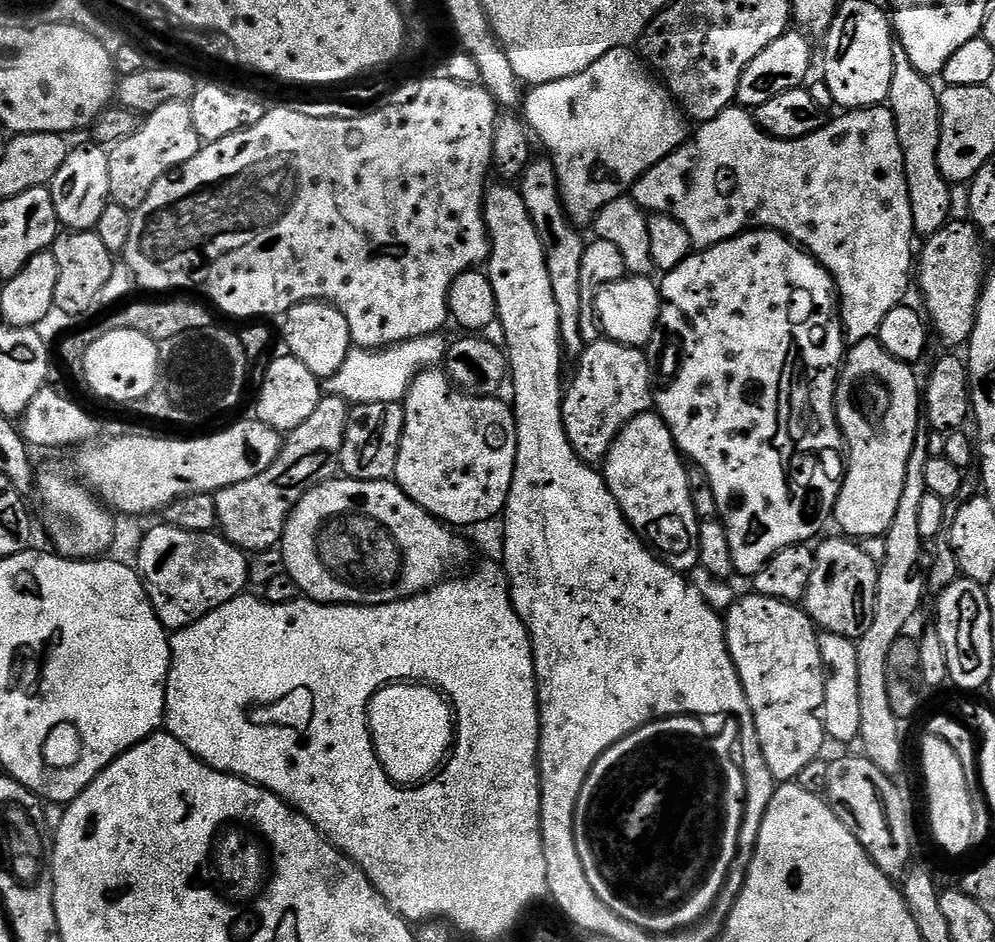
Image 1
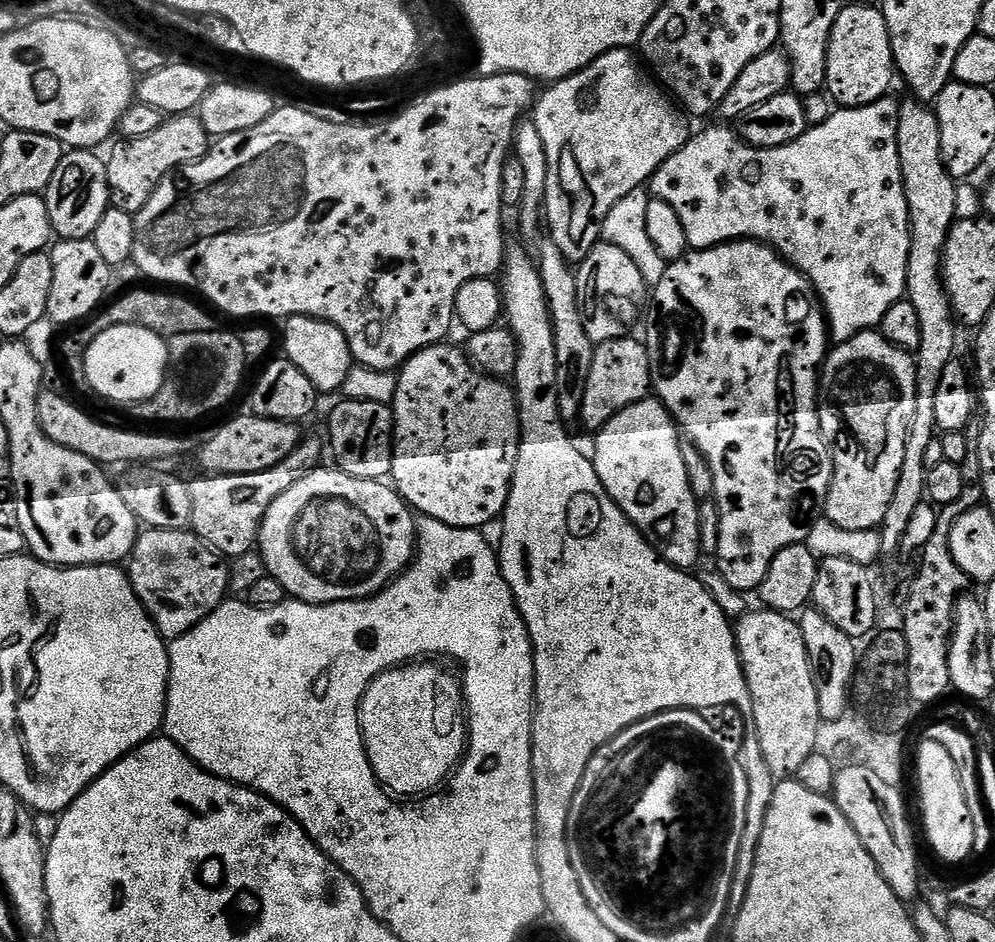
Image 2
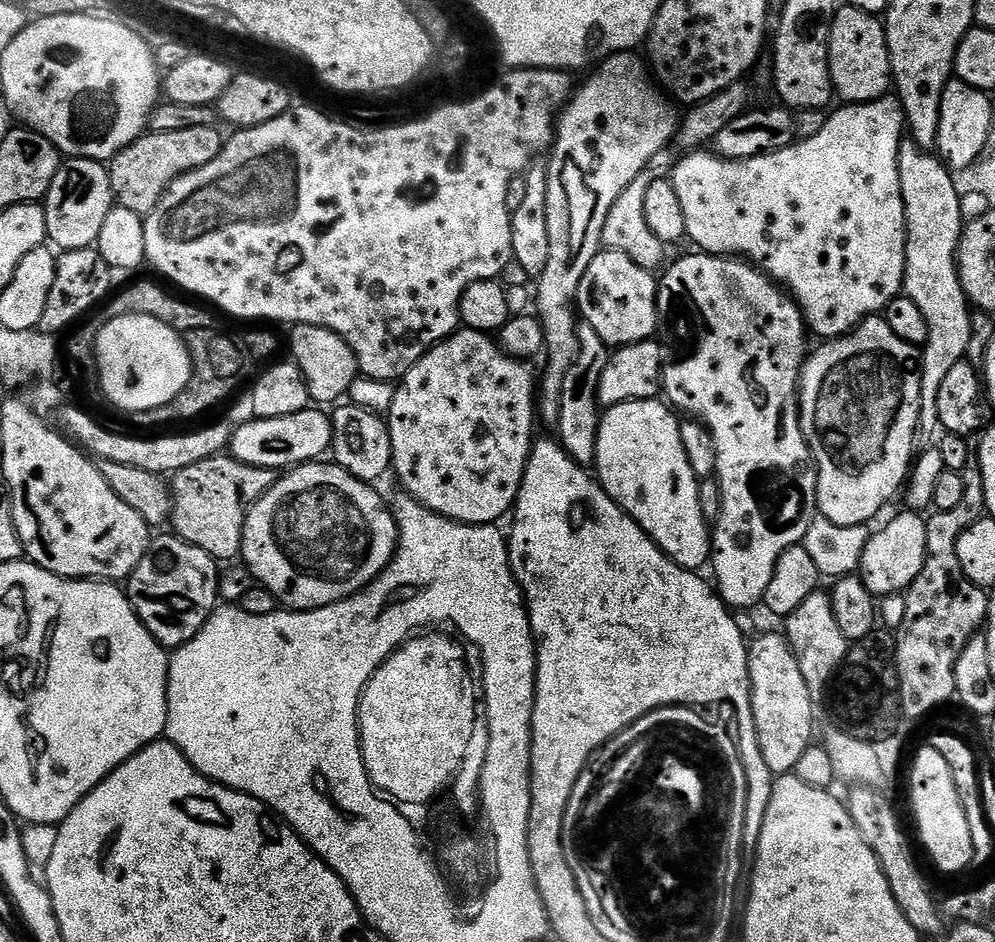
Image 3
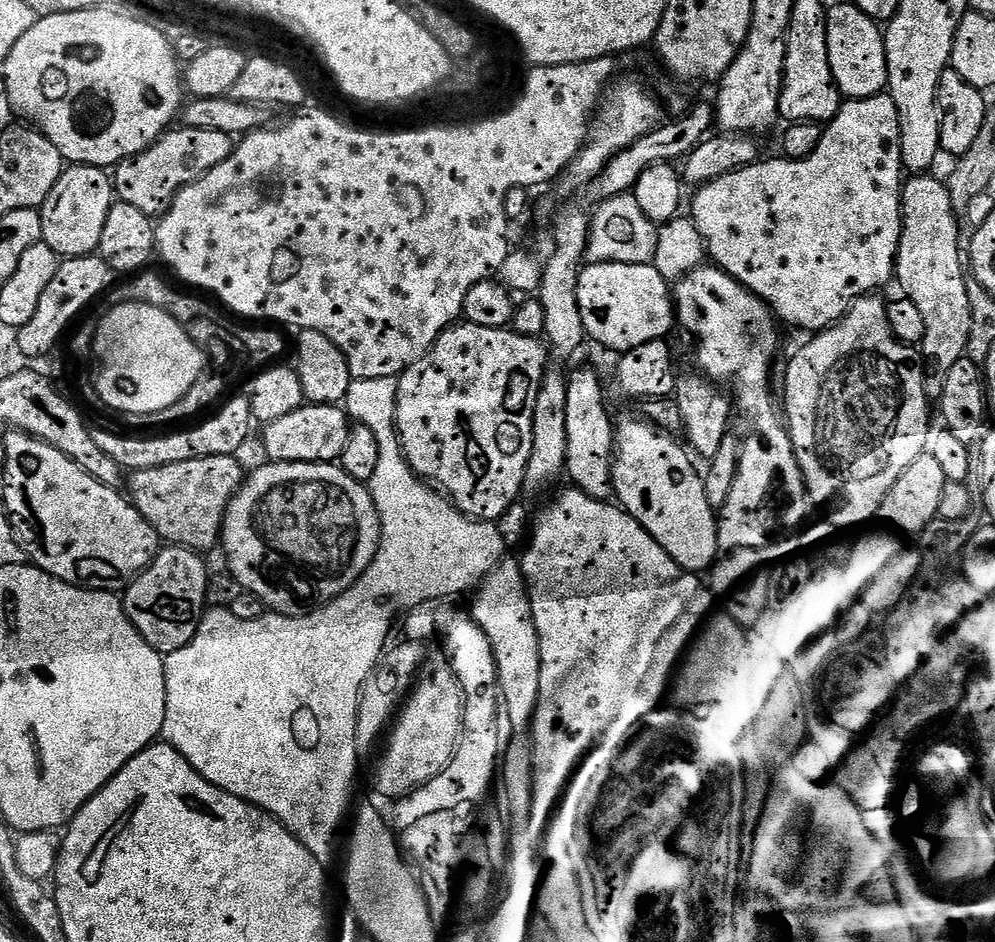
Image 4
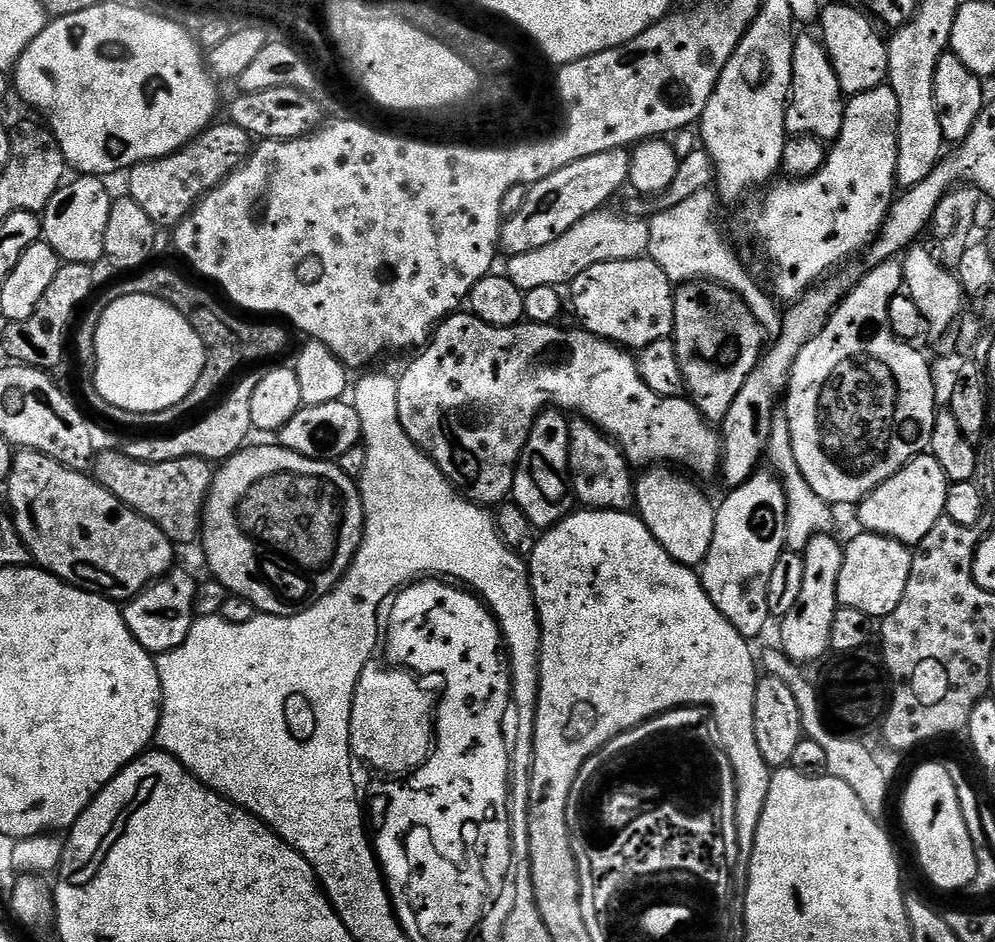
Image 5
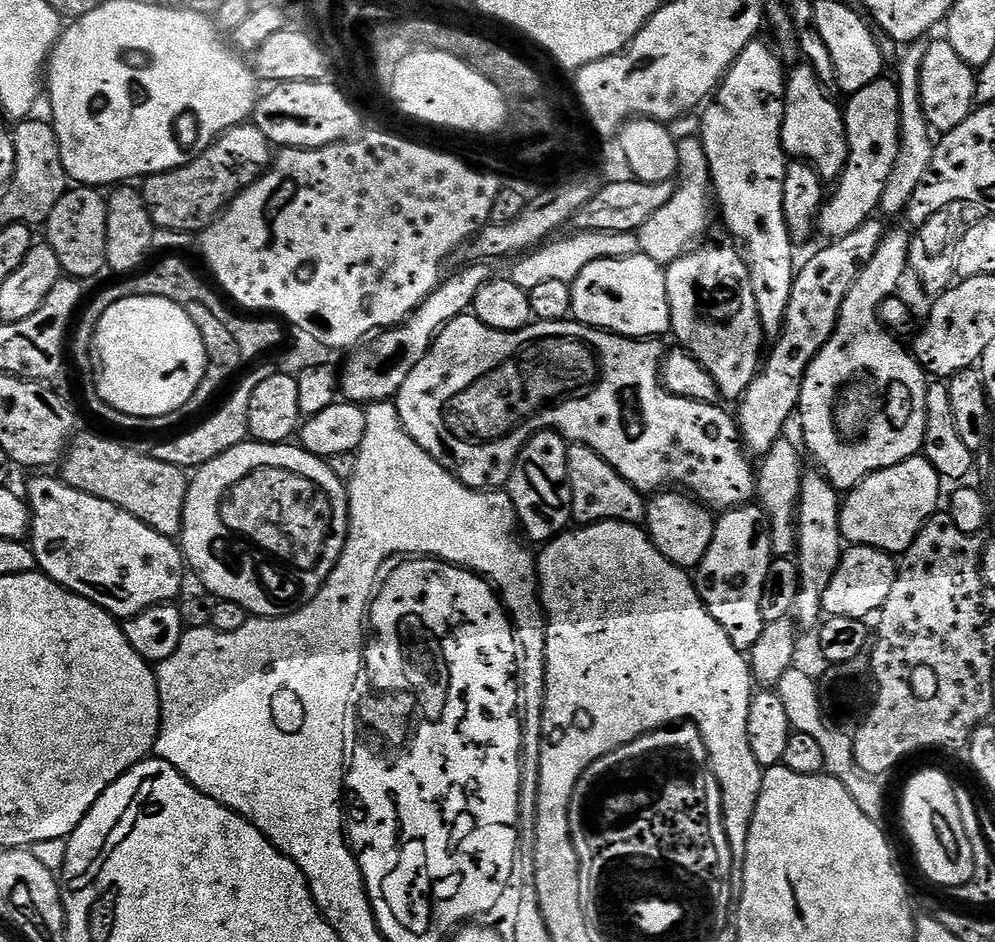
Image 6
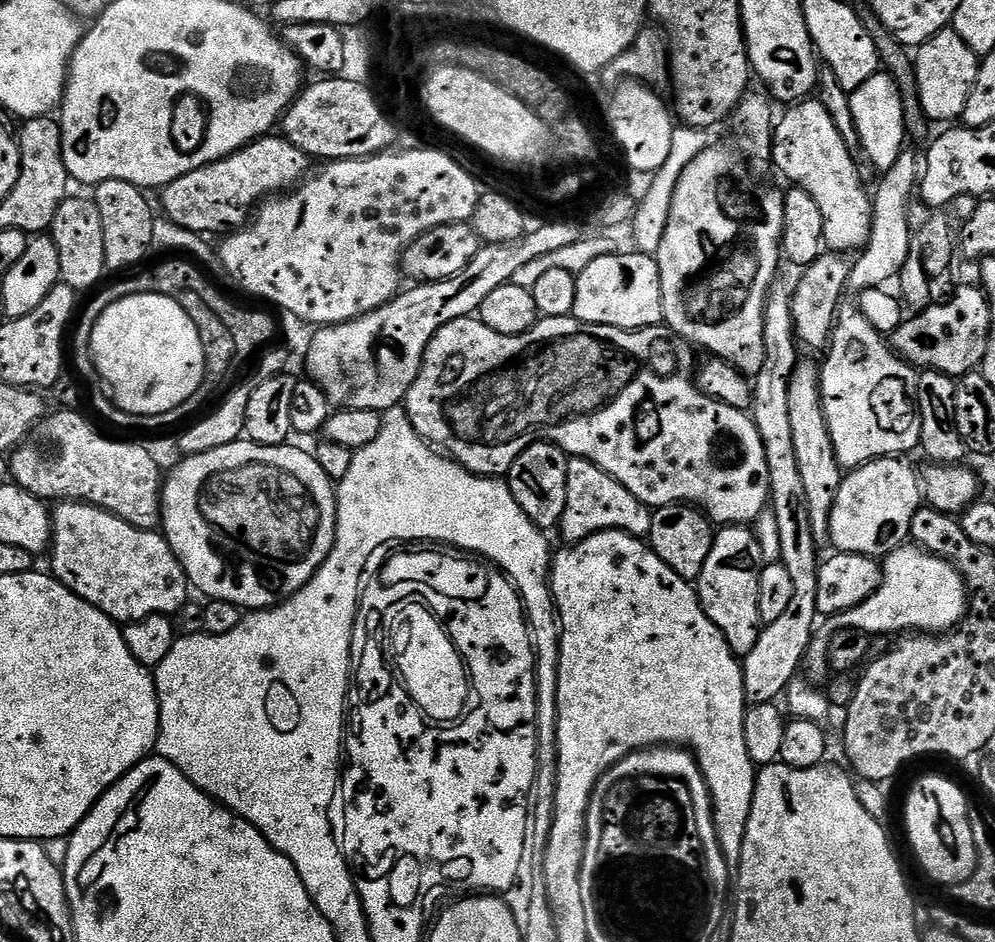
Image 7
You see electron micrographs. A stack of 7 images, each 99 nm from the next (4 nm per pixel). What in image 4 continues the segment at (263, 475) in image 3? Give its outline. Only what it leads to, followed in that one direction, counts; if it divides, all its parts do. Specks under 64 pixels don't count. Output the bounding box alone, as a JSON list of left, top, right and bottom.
[127,456,246,554]

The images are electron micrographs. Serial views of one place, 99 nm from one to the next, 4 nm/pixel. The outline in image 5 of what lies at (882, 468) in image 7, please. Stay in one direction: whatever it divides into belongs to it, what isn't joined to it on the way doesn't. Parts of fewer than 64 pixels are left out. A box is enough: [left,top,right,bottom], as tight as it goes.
[862,450,949,542]

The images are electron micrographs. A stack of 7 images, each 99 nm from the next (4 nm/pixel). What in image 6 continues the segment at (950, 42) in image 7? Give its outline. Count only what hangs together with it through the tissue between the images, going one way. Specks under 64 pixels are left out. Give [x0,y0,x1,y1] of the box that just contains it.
[920,38,977,133]

